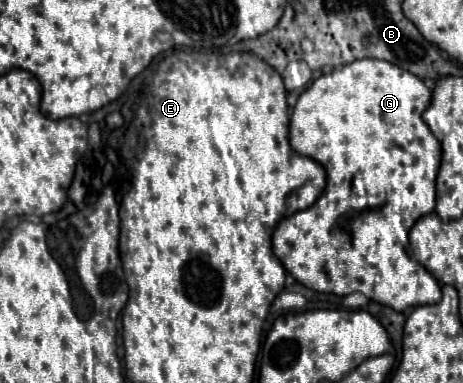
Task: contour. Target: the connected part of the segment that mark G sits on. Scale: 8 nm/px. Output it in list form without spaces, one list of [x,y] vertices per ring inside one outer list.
[[[380,59],[352,61],[318,77],[298,97],[289,123],[290,145],[326,169],[328,185],[312,207],[282,219],[272,235],[274,255],[296,281],[314,291],[340,297],[362,293],[394,311],[438,303],[442,297],[438,281],[420,263],[414,263],[408,251],[408,231],[420,217],[432,213],[436,207],[434,183],[442,151],[438,139],[430,135],[422,119],[422,113],[430,107],[430,99],[432,93],[420,77]]]

